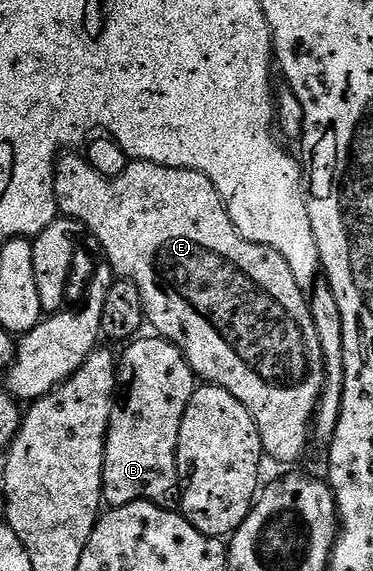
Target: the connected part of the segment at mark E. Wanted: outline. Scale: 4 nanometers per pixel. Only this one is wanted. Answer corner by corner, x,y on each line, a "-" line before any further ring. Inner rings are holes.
65,152
57,159
57,166
53,170
53,187
58,211
64,217
74,218
81,223
88,233
90,230
94,240
101,245
101,250
105,253
104,261
112,268
114,275
118,279
133,282
135,288
139,288
145,305
148,325
150,327
153,325
157,329
154,331
160,337
166,338
179,348
179,352
183,352
187,364
191,364
191,368
202,383
218,386
231,392
231,396
235,396
235,400
239,400
239,404
243,404
243,408
247,408
247,412
251,412
251,416
255,420
255,428
259,428
259,440
264,457
266,459
274,458
277,462
299,461
304,456
305,449
311,446
313,413
321,395
325,373
323,372
323,352
319,349
319,335
315,332
315,320
311,320
306,291
302,290
295,280
295,275
291,273
287,260
283,260
283,256
279,256
279,252
275,252
275,248
255,244
243,237
235,228
215,184
211,184
211,180
207,180
205,174
194,170
167,168
154,162
133,160
122,174
108,178
99,176
99,172
95,172
95,168
91,168
89,161
80,153

